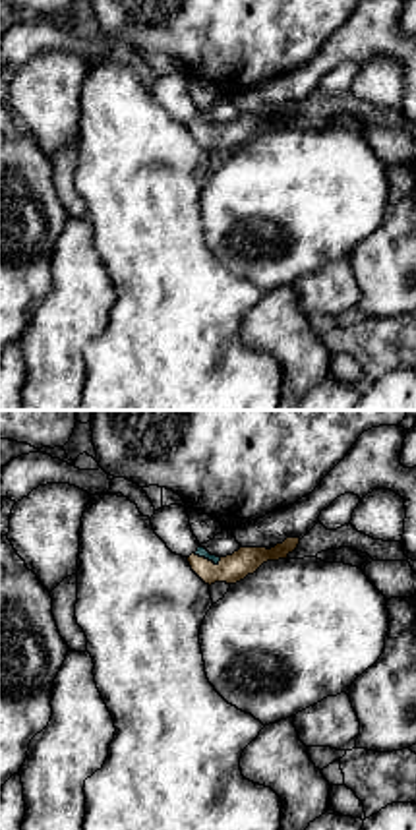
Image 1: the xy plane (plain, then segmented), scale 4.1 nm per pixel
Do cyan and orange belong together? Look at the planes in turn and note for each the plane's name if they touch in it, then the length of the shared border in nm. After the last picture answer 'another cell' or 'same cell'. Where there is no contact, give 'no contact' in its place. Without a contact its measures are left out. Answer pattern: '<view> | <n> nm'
xy | 120 nm

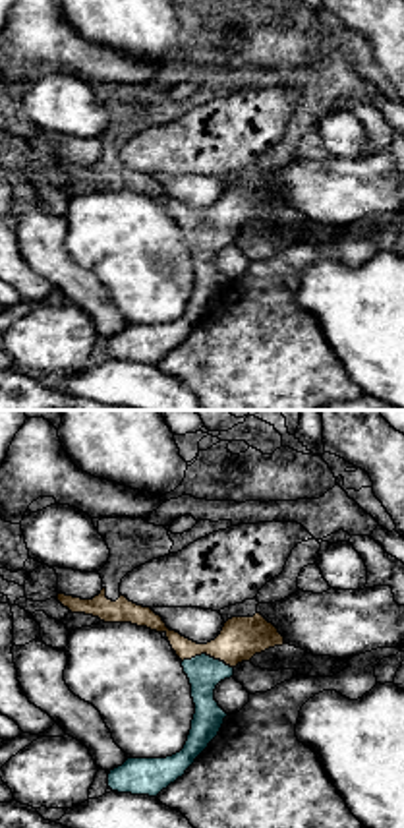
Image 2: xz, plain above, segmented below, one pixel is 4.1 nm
xz | 220 nm

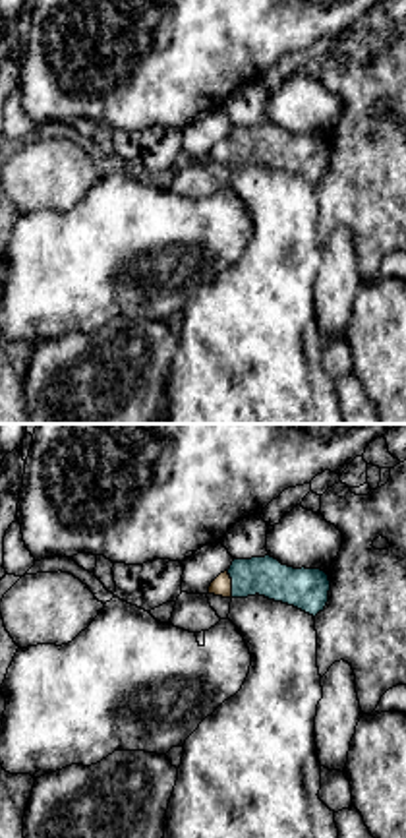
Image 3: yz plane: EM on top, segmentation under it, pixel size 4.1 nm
yz | 110 nm

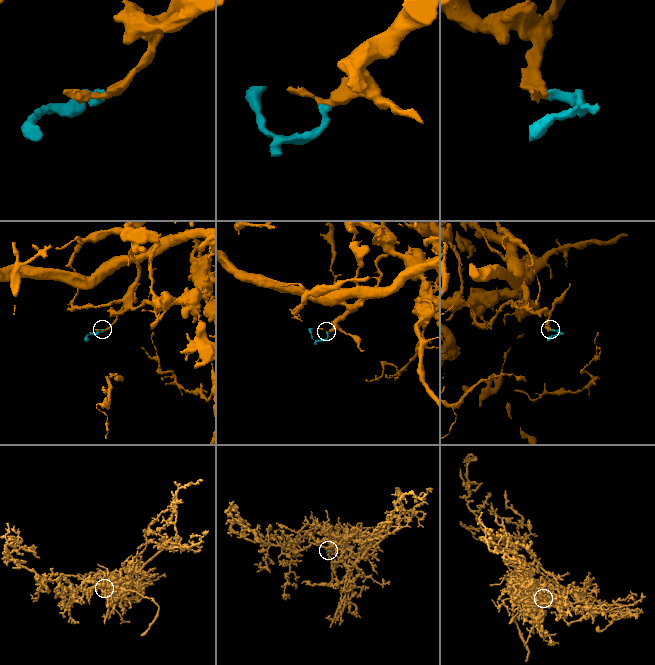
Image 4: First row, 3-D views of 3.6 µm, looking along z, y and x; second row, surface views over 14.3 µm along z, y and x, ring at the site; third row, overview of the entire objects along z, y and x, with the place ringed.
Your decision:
same cell

